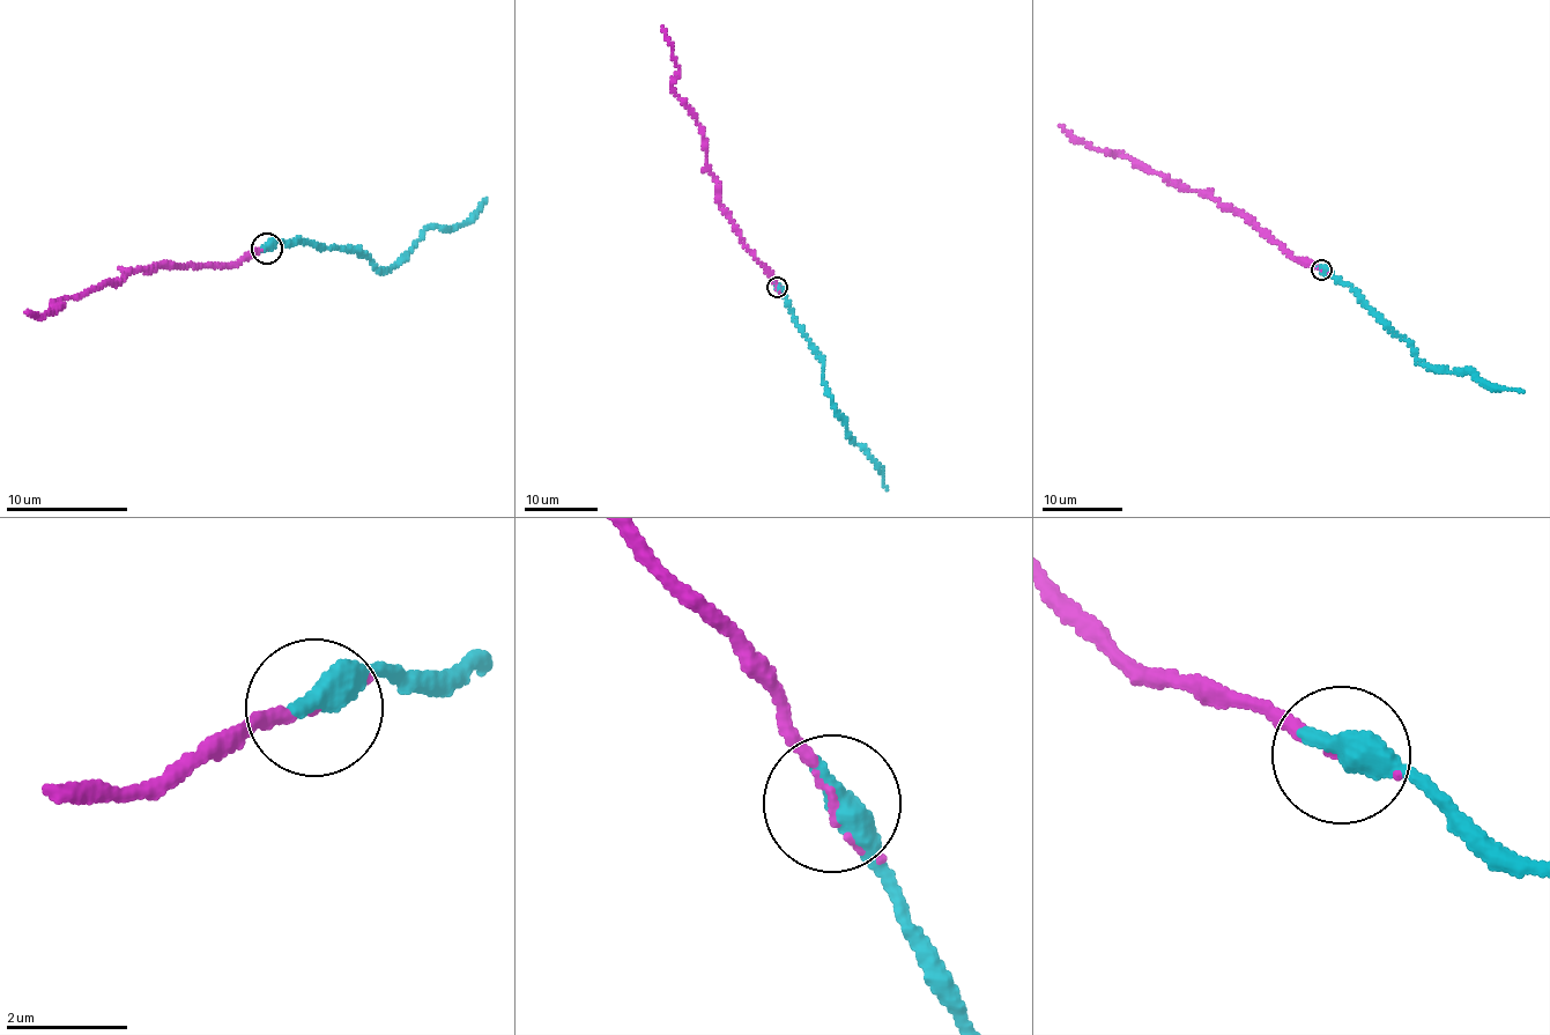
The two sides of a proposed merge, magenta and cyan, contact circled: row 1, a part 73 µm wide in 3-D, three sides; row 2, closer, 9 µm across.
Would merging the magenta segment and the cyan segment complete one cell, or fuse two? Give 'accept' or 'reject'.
accept

